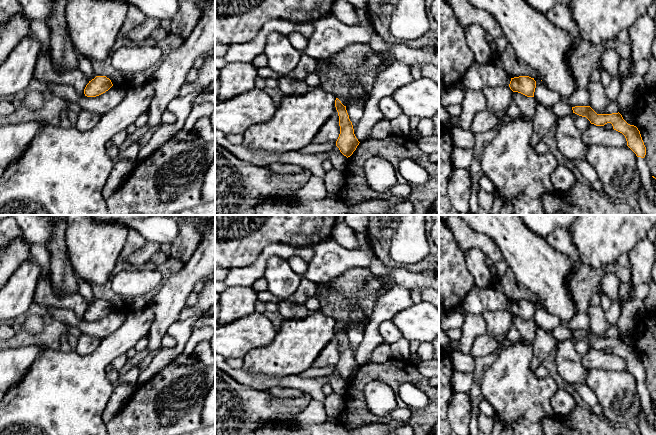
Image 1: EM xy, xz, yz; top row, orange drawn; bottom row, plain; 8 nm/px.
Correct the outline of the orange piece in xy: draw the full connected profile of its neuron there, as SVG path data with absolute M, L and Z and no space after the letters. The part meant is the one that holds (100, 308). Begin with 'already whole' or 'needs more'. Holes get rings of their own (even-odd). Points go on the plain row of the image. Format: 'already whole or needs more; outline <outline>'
already whole; outline M96 300L86 309L84 318L87 321L96 321L108 315L112 310L111 304L106 300Z

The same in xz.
already whole; outline M336 322L335 331L338 336L340 350L340 358L336 365L336 370L340 376L348 382L353 378L360 366L354 358L353 349L349 343L346 330Z

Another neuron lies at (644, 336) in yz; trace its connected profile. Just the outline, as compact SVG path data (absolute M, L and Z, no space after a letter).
M646 311L639 316L632 339L646 371L644 382L656 402L656 312Z

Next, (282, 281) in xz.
M272 256L266 262L264 278L268 290L281 299L294 294L303 277L291 269L287 260L279 256Z

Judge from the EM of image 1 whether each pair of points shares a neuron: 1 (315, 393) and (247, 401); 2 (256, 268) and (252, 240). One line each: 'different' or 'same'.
1: different
2: different

